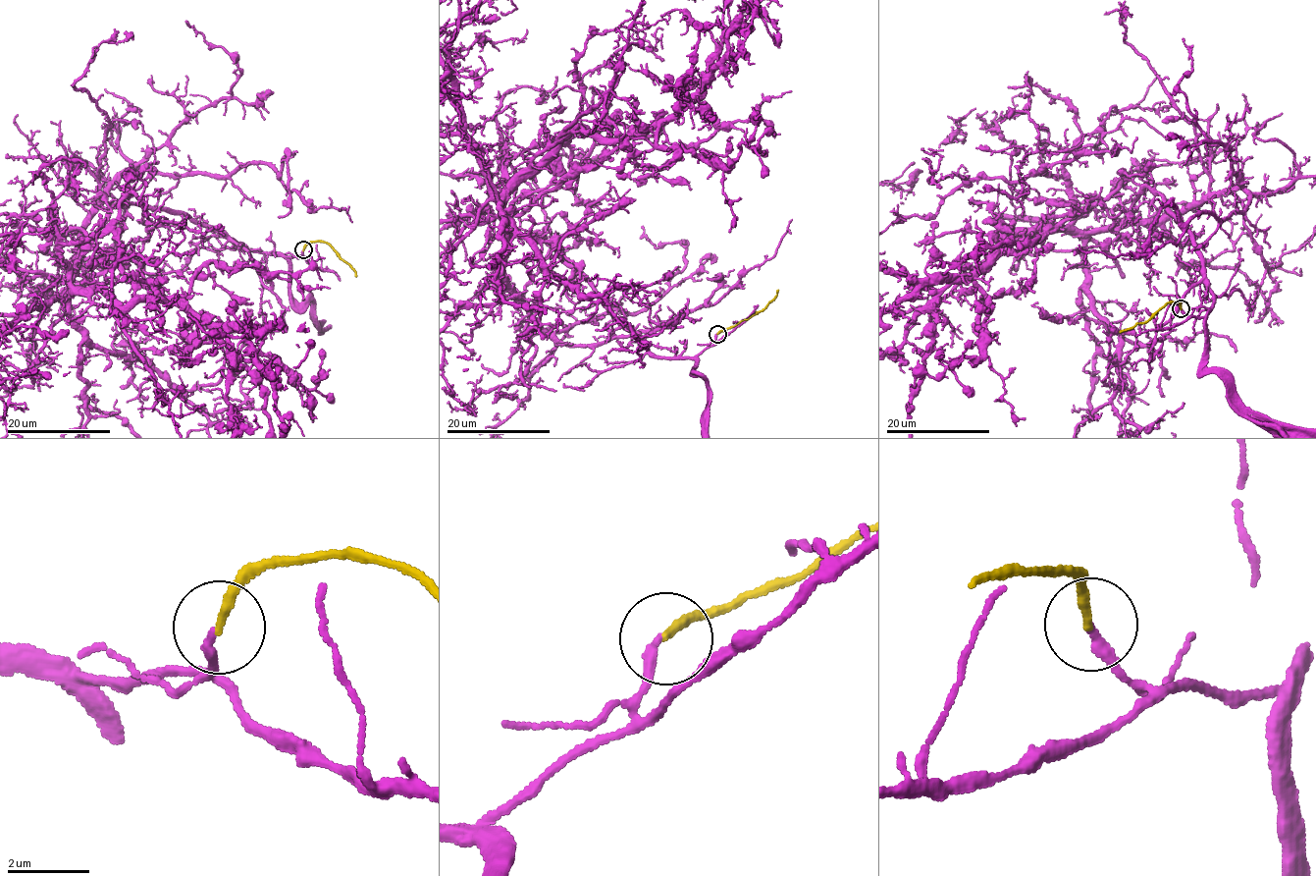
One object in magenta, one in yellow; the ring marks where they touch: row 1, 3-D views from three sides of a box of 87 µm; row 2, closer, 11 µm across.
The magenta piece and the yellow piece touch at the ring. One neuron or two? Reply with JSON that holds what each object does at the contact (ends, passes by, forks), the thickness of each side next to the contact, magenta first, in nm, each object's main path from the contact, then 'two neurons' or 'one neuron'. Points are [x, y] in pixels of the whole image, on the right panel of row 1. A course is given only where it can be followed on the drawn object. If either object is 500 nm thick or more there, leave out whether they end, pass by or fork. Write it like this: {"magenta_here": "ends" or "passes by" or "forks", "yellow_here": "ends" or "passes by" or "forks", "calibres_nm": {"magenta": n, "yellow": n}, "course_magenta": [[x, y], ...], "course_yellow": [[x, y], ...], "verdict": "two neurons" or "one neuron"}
{"magenta_here": "ends", "yellow_here": "ends", "calibres_nm": {"magenta": 200, "yellow": 200}, "course_magenta": [[1182, 308], [1189, 316], [1203, 319], [1204, 368], [1216, 371], [1228, 390], [1265, 424], [1282, 431]], "course_yellow": [[1182, 308], [1179, 302], [1166, 304], [1150, 320], [1119, 332]], "verdict": "two neurons"}

